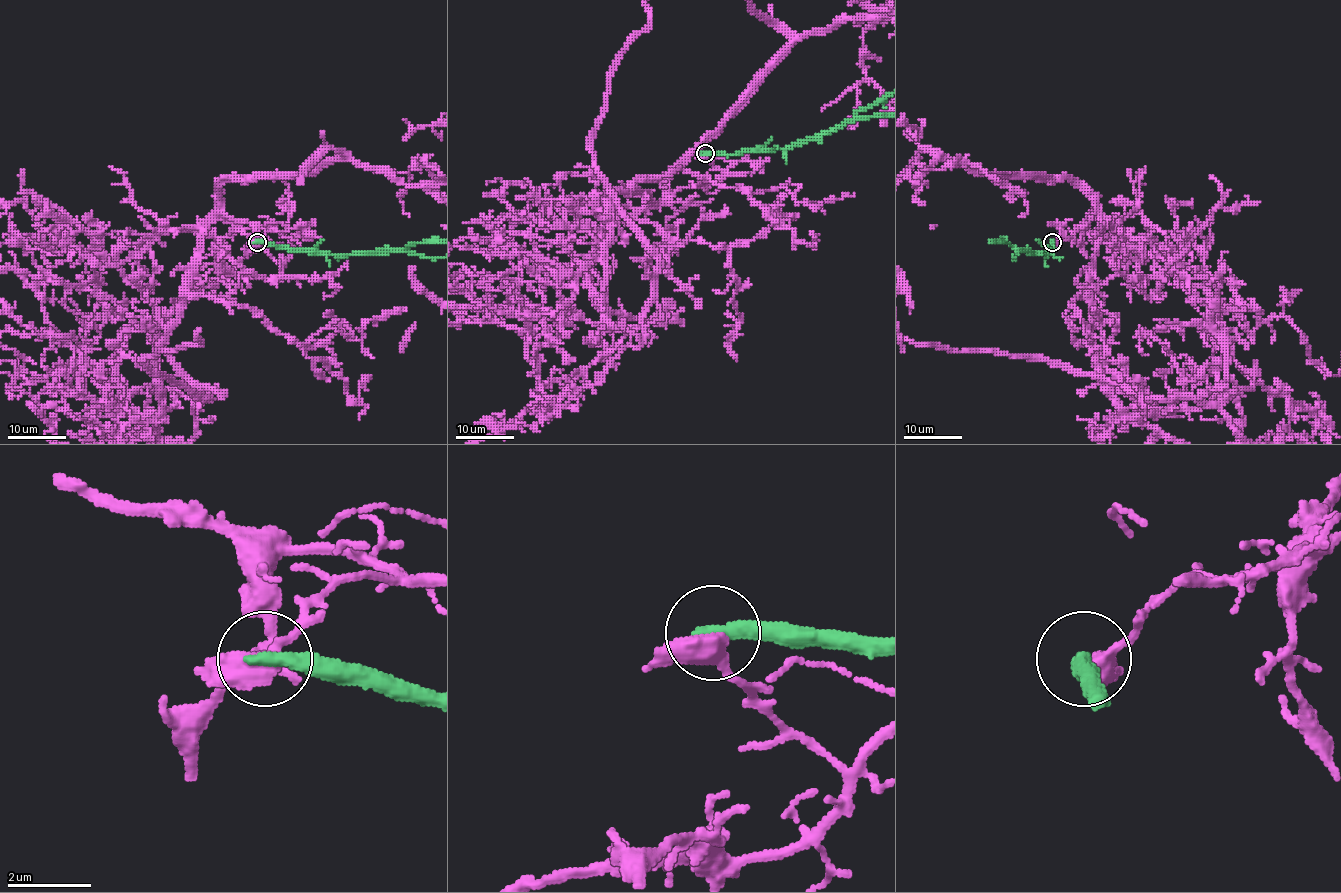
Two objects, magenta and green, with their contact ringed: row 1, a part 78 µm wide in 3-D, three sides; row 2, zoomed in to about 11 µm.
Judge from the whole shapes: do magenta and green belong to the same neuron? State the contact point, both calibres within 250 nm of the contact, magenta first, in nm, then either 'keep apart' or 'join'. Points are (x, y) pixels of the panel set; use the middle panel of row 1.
at (705, 153); 460 nm thick on the magenta side, 400 nm on the other; keep apart

